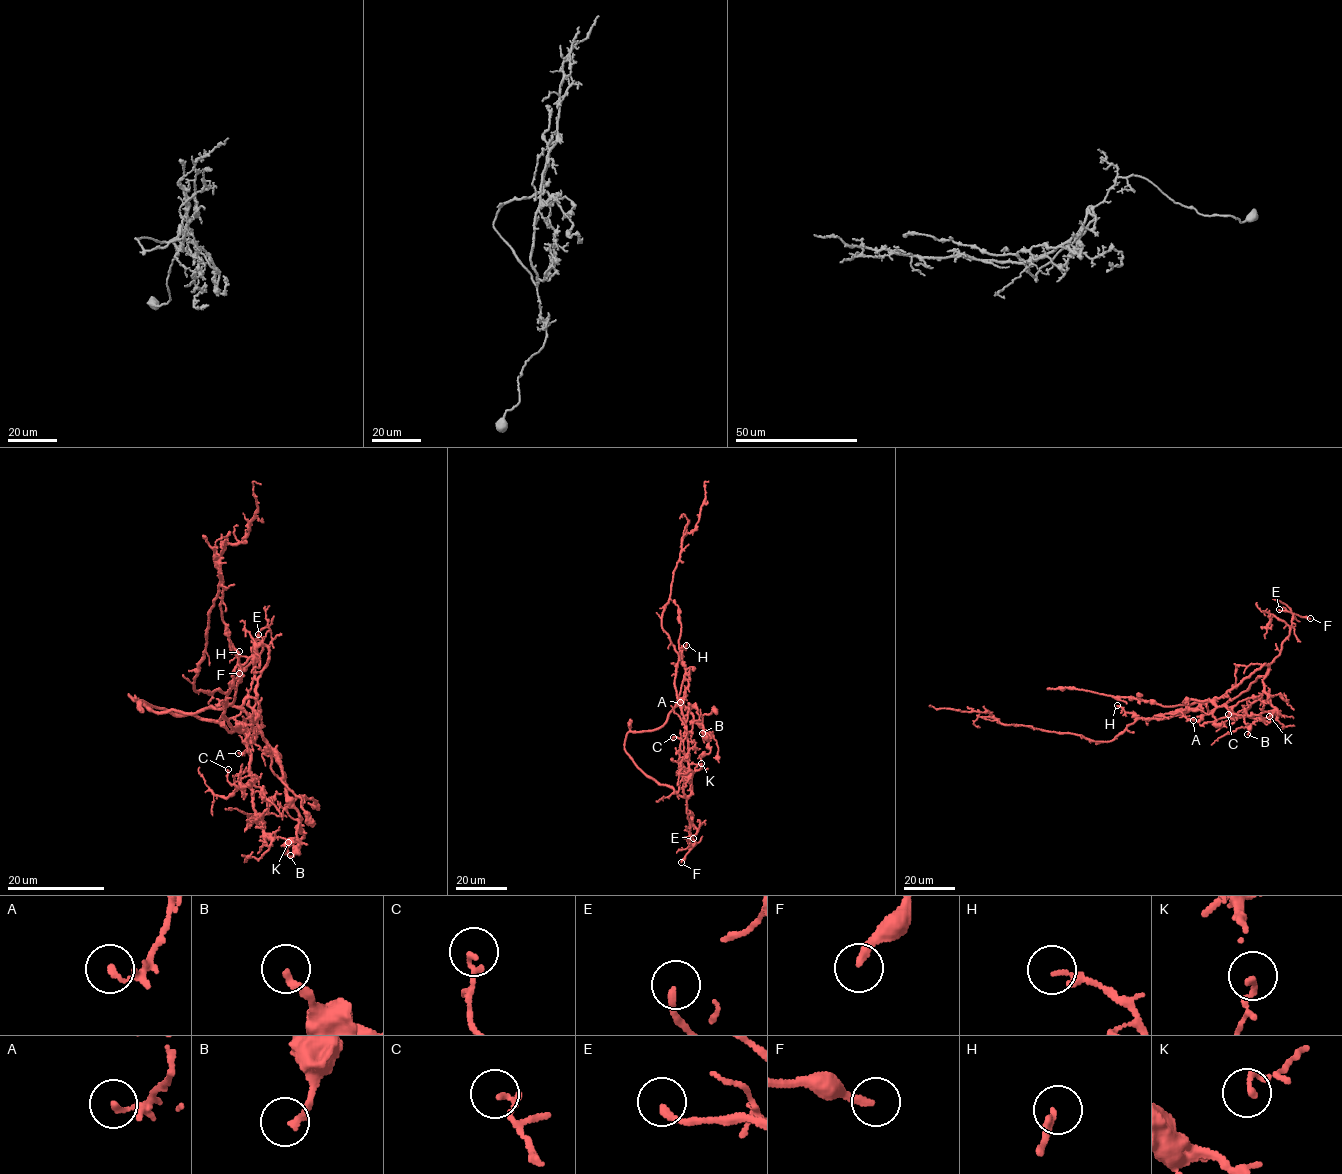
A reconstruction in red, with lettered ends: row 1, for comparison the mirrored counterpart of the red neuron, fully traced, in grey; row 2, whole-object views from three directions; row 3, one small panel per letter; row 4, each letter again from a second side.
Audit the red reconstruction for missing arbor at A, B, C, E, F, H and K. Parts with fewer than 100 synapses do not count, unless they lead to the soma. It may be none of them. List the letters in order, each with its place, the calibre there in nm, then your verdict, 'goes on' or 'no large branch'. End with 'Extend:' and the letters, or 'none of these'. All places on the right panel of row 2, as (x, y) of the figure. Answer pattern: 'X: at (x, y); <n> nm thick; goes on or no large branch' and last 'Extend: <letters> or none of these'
A: at (1193, 720); 150 nm thick; no large branch
B: at (1247, 734); 220 nm thick; no large branch
C: at (1228, 714); 160 nm thick; no large branch
E: at (1279, 609); 200 nm thick; no large branch
F: at (1310, 618); 220 nm thick; goes on
H: at (1117, 705); 200 nm thick; no large branch
K: at (1269, 716); 180 nm thick; no large branch
Extend: F

